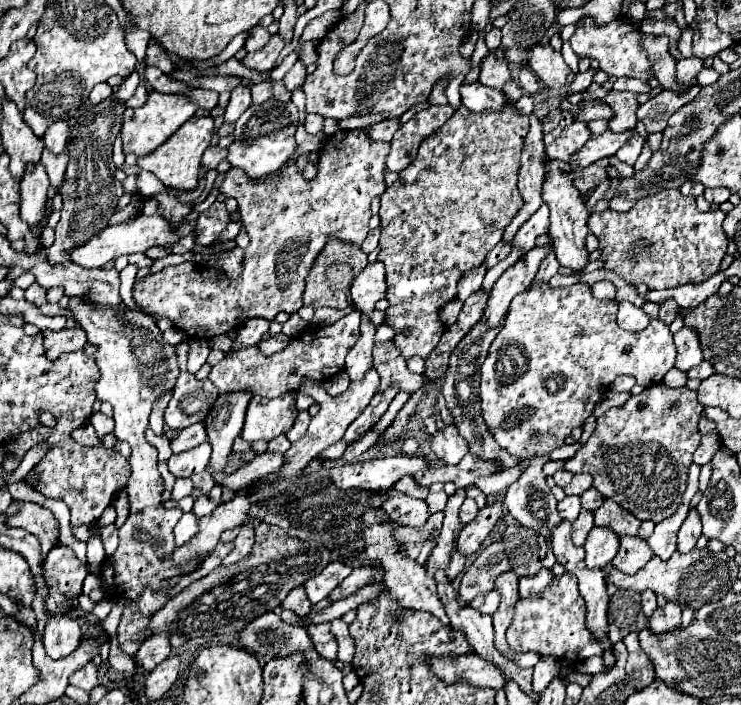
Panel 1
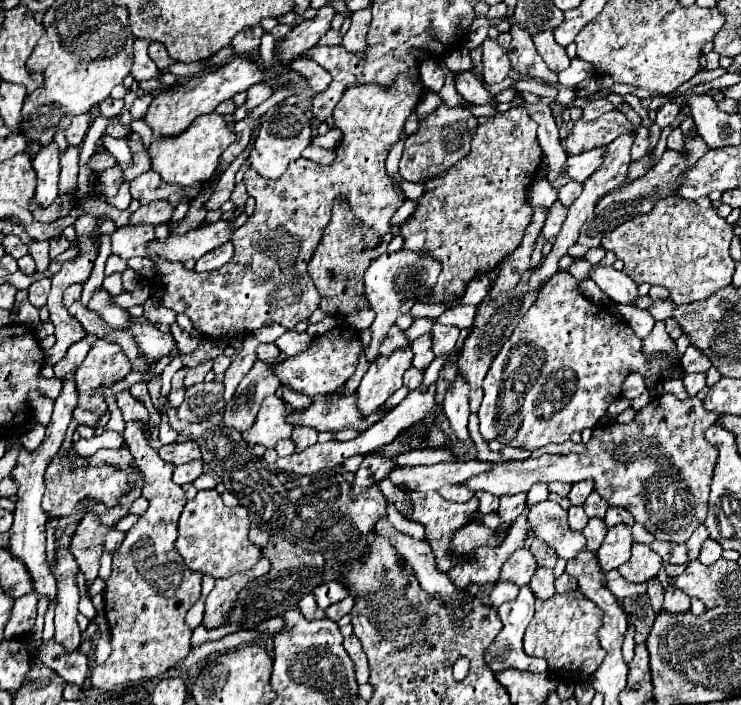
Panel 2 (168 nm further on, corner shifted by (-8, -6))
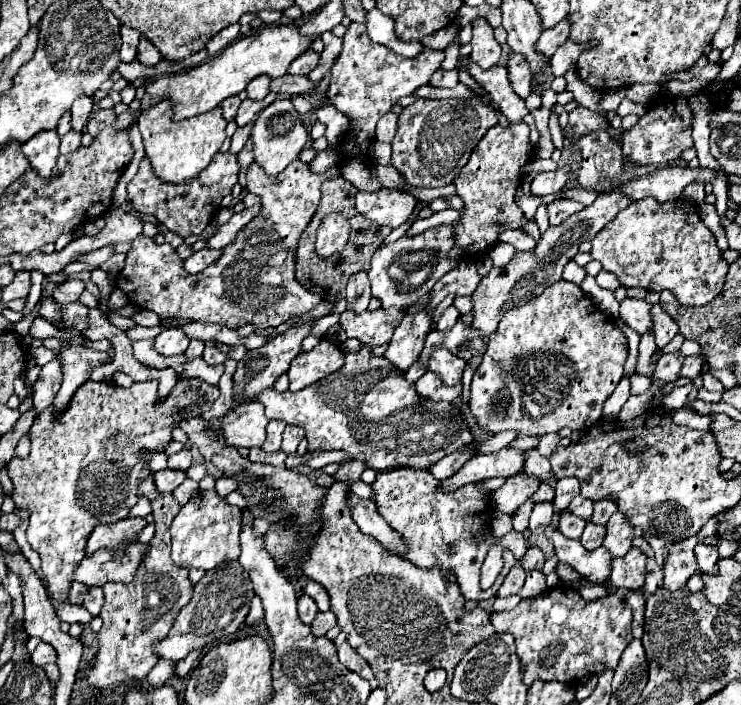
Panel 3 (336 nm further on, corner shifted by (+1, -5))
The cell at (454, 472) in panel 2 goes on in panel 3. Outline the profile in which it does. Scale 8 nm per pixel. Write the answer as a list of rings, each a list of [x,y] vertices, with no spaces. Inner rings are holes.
[[[502,448],[498,452],[486,454],[486,456],[474,456],[470,458],[456,474],[440,482],[440,490],[456,490],[470,482],[480,482],[484,478],[510,478],[518,472],[522,472],[524,456],[522,450]]]

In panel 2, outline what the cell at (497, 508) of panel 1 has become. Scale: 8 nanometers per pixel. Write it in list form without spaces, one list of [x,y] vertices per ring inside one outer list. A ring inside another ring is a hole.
[[[515,493],[515,495],[503,495],[501,497],[501,505],[499,505],[499,517],[511,525],[521,511],[525,509],[525,501],[527,501],[527,493]]]

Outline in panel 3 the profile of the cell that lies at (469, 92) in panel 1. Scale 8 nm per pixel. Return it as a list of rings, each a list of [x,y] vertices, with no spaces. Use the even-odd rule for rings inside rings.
[[[436,70],[436,74],[432,74],[430,84],[438,86],[438,88],[454,88],[458,84],[458,72],[456,70]]]

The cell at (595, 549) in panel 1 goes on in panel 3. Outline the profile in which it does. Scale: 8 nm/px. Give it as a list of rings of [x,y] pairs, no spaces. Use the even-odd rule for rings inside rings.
[[[616,512],[606,524],[606,538],[602,546],[612,554],[612,558],[618,558],[628,552],[628,548],[632,546],[632,538],[634,528],[628,524],[622,512]]]

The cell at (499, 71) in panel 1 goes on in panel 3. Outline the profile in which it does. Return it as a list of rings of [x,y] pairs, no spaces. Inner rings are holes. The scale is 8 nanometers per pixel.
[[[486,18],[474,20],[474,36],[472,36],[472,62],[476,62],[480,68],[488,70],[498,64],[500,60],[500,44],[494,40],[492,26],[486,22]]]

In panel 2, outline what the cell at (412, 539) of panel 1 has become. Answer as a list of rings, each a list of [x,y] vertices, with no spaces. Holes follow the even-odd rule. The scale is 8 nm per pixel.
[[[477,519],[469,523],[469,527],[463,527],[461,531],[457,531],[457,535],[453,537],[453,555],[463,555],[467,549],[477,549],[481,545],[497,547],[501,545],[501,541],[503,539],[499,539],[493,529],[485,527],[481,519]]]

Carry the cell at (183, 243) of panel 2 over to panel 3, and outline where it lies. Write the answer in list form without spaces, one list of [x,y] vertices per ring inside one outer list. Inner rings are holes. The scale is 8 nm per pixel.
[[[256,204],[256,206],[252,206],[252,208],[244,208],[242,212],[234,214],[226,224],[222,224],[222,226],[214,232],[214,236],[210,236],[210,238],[206,240],[208,248],[222,250],[226,244],[230,244],[230,242],[234,240],[234,236],[236,236],[258,212],[260,212],[260,204]]]

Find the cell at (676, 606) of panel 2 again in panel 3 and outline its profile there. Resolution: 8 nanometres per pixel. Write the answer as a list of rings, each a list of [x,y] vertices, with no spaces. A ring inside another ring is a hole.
[[[696,536],[692,538],[686,538],[684,542],[678,542],[678,544],[670,544],[666,548],[666,562],[662,566],[664,570],[664,584],[662,588],[668,590],[668,592],[674,592],[674,590],[680,590],[686,586],[688,578],[692,574],[696,574],[698,570],[698,564],[696,564],[696,556],[694,556],[694,546],[698,544],[700,540]]]

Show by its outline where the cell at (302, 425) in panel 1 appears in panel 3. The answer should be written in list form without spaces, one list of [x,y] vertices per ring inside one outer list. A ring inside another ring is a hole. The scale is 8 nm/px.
[[[286,426],[284,434],[282,434],[282,452],[294,454],[298,444],[302,442],[302,438],[304,438],[304,428],[300,428],[300,426]]]

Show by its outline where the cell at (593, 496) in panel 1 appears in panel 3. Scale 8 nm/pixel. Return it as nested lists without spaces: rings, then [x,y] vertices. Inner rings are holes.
[[[576,496],[576,498],[570,502],[570,506],[568,506],[568,510],[570,510],[572,514],[576,514],[576,516],[580,516],[580,518],[584,518],[584,520],[590,520],[592,508],[594,508],[594,502],[588,500],[588,498],[582,498],[582,496]]]

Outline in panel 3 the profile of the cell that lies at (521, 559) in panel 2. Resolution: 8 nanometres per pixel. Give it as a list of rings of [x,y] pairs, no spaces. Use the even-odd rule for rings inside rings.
[[[528,548],[526,554],[520,558],[520,562],[524,562],[524,570],[542,570],[544,566],[544,554],[538,548]]]

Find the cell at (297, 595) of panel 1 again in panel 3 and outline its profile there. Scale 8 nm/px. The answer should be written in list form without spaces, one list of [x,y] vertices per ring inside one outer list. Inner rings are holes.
[[[302,594],[302,596],[298,598],[298,614],[300,614],[300,620],[302,620],[304,624],[310,624],[310,622],[316,618],[316,614],[318,614],[316,602],[314,602],[310,596]]]

